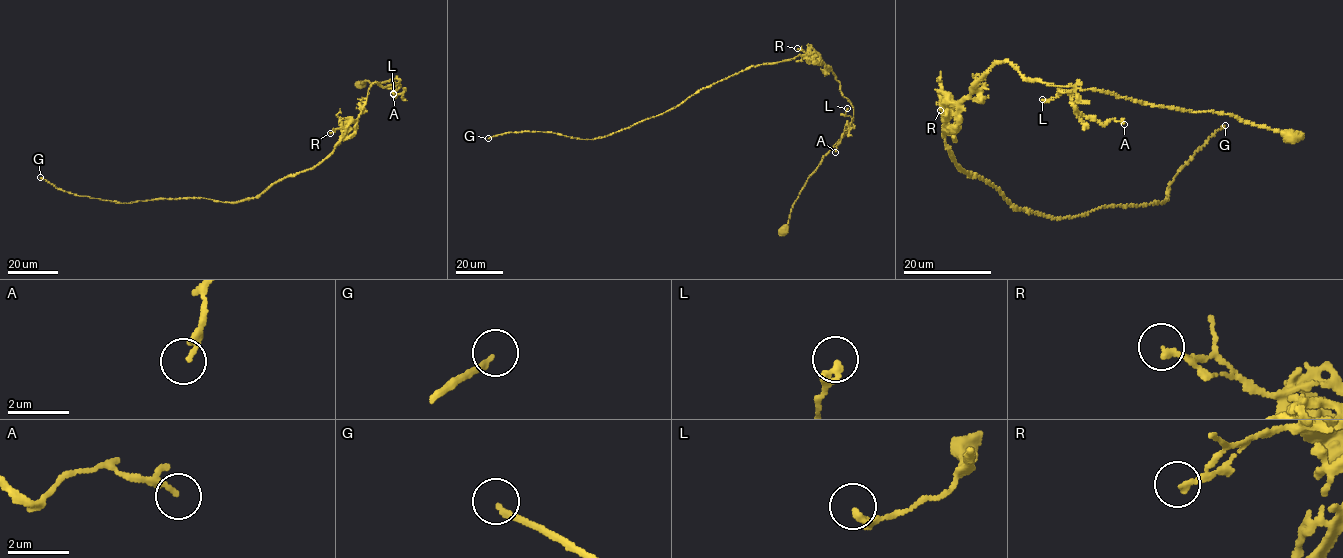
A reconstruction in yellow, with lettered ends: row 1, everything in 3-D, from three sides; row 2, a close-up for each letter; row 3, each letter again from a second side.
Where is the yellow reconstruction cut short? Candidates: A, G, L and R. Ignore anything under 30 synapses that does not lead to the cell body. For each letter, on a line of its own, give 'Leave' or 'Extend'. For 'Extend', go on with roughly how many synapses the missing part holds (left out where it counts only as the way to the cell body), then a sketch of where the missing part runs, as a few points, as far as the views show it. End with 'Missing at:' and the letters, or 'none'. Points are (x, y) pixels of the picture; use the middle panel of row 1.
A: Leave
G: Extend. Roughly 30 synapses
L: Leave
R: Leave
Missing at: G

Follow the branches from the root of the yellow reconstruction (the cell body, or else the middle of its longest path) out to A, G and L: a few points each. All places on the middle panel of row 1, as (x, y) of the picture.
A: (783, 229), (808, 177), (850, 124), (844, 127), (835, 152)
G: (783, 229), (808, 177), (853, 118), (831, 68), (803, 55), (751, 66), (605, 136), (523, 131), (488, 138)
L: (783, 229), (808, 177), (850, 126), (852, 118), (845, 114), (847, 108)

